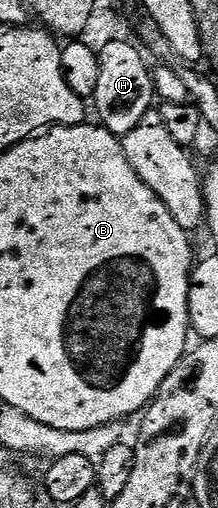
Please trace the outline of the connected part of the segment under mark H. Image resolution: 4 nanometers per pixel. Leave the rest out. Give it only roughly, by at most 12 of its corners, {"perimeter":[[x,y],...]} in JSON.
{"perimeter":[[125,40],[99,50],[98,121],[133,132],[157,102],[144,51]]}

